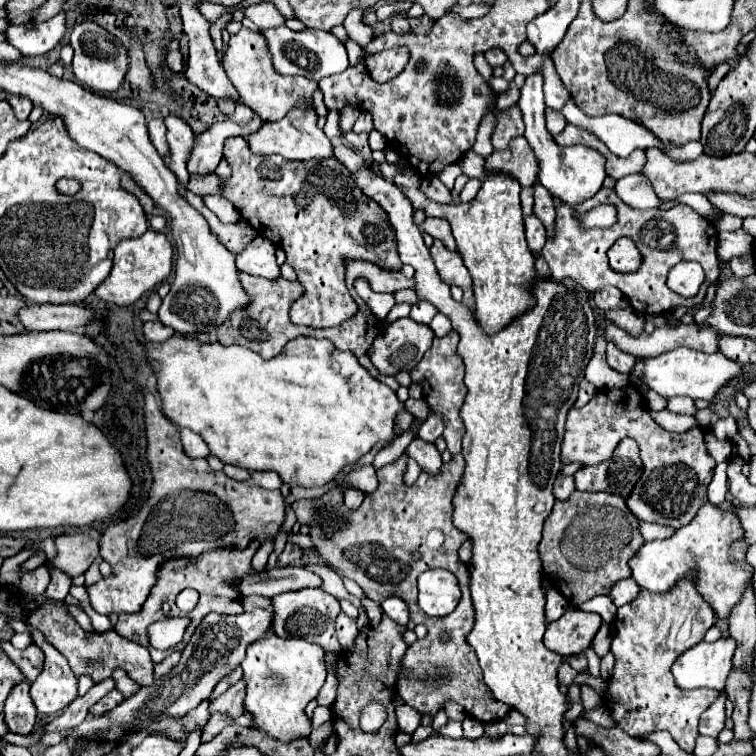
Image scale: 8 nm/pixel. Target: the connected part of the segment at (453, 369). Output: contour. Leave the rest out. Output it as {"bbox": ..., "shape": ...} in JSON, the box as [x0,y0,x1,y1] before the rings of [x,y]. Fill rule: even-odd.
{"bbox":[410,330,466,454],"shape":[[[456,330],[448,332],[442,338],[434,338],[430,350],[410,372],[412,382],[422,386],[422,394],[424,394],[430,414],[440,414],[444,420],[442,438],[446,440],[450,454],[460,454],[460,444],[462,444],[462,436],[464,436],[464,424],[462,424],[458,412],[460,412],[460,404],[464,402],[464,396],[466,396],[466,386],[464,386],[464,362],[460,358],[460,354],[456,352],[458,342],[460,342],[460,336]]]}

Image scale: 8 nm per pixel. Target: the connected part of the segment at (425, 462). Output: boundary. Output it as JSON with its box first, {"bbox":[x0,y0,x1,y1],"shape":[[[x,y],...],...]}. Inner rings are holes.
{"bbox":[406,438,442,472],"shape":[[[414,438],[414,440],[408,444],[406,454],[408,454],[410,458],[414,458],[424,472],[440,472],[442,458],[440,458],[440,452],[436,450],[434,444],[424,442],[424,440],[420,440],[420,438]]]}

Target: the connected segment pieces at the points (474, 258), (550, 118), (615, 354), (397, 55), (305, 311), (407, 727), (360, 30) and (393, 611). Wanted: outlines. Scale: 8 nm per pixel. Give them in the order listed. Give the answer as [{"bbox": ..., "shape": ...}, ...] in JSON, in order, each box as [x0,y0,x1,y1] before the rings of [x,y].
[{"bbox":[384,146,538,334],"shape":[[[386,146],[384,154],[390,164],[402,166],[402,172],[394,176],[394,184],[412,202],[412,208],[422,210],[426,216],[450,220],[458,252],[474,282],[474,298],[476,298],[474,316],[484,334],[500,332],[512,320],[528,312],[536,304],[532,288],[538,280],[536,278],[538,274],[534,268],[534,256],[532,252],[528,252],[524,238],[524,216],[520,212],[520,184],[516,184],[516,180],[508,180],[508,176],[486,176],[478,196],[468,206],[442,204],[440,210],[432,210],[432,200],[428,200],[420,192],[420,180],[416,180],[418,174],[414,172],[414,168],[406,164],[400,152],[396,152],[396,148],[392,146]]]},{"bbox":[546,108,566,136],"shape":[[[546,108],[546,128],[548,128],[548,132],[552,136],[556,136],[556,134],[560,134],[564,130],[564,126],[566,126],[564,116],[560,116],[558,112],[552,112],[550,108]]]},{"bbox":[606,344,636,376],"shape":[[[608,344],[608,348],[606,348],[606,360],[608,360],[608,366],[614,368],[616,372],[632,376],[634,364],[636,364],[636,358],[634,356],[628,356],[624,352],[618,352],[618,348],[612,348],[612,344]]]},{"bbox":[366,46,410,82],"shape":[[[400,46],[400,48],[382,50],[378,54],[368,56],[366,58],[366,66],[368,66],[370,76],[376,82],[388,82],[388,80],[392,80],[394,76],[398,76],[404,70],[408,58],[410,58],[408,48]]]},{"bbox":[188,136,400,328],"shape":[[[234,136],[226,140],[224,156],[232,168],[232,174],[226,182],[222,182],[215,174],[206,176],[190,176],[188,190],[196,196],[204,194],[222,194],[228,198],[240,216],[256,228],[256,232],[286,252],[286,262],[296,270],[298,280],[304,284],[306,292],[296,304],[292,304],[292,322],[312,328],[328,328],[336,326],[354,316],[356,304],[352,304],[352,296],[346,288],[346,262],[350,260],[366,260],[384,270],[400,270],[400,258],[396,252],[396,236],[392,226],[388,224],[388,216],[384,210],[376,206],[374,200],[364,196],[356,182],[352,180],[346,166],[342,166],[336,158],[324,160],[308,160],[308,162],[292,162],[282,156],[252,156],[248,152],[248,144],[244,138]]]},{"bbox":[396,704,420,734],"shape":[[[408,704],[396,706],[396,718],[398,718],[398,728],[402,732],[412,734],[420,726],[420,714],[414,708],[410,708]]]},{"bbox":[344,8,374,46],"shape":[[[362,8],[352,10],[344,20],[344,30],[350,40],[356,40],[360,46],[366,46],[374,38],[374,30],[362,22]]]},{"bbox":[382,598,410,624],"shape":[[[386,598],[386,600],[382,602],[382,608],[384,608],[384,612],[386,612],[396,624],[408,624],[410,612],[408,612],[408,606],[404,604],[404,600]]]}]

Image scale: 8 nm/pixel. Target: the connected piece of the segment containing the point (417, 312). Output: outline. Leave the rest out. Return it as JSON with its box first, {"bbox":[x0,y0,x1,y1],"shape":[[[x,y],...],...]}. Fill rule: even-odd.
{"bbox":[410,300,436,324],"shape":[[[418,300],[414,306],[412,306],[412,310],[410,310],[410,318],[414,320],[414,322],[418,322],[418,324],[428,324],[434,316],[436,316],[436,306],[434,304],[430,304],[430,302],[426,302],[426,300]]]}

